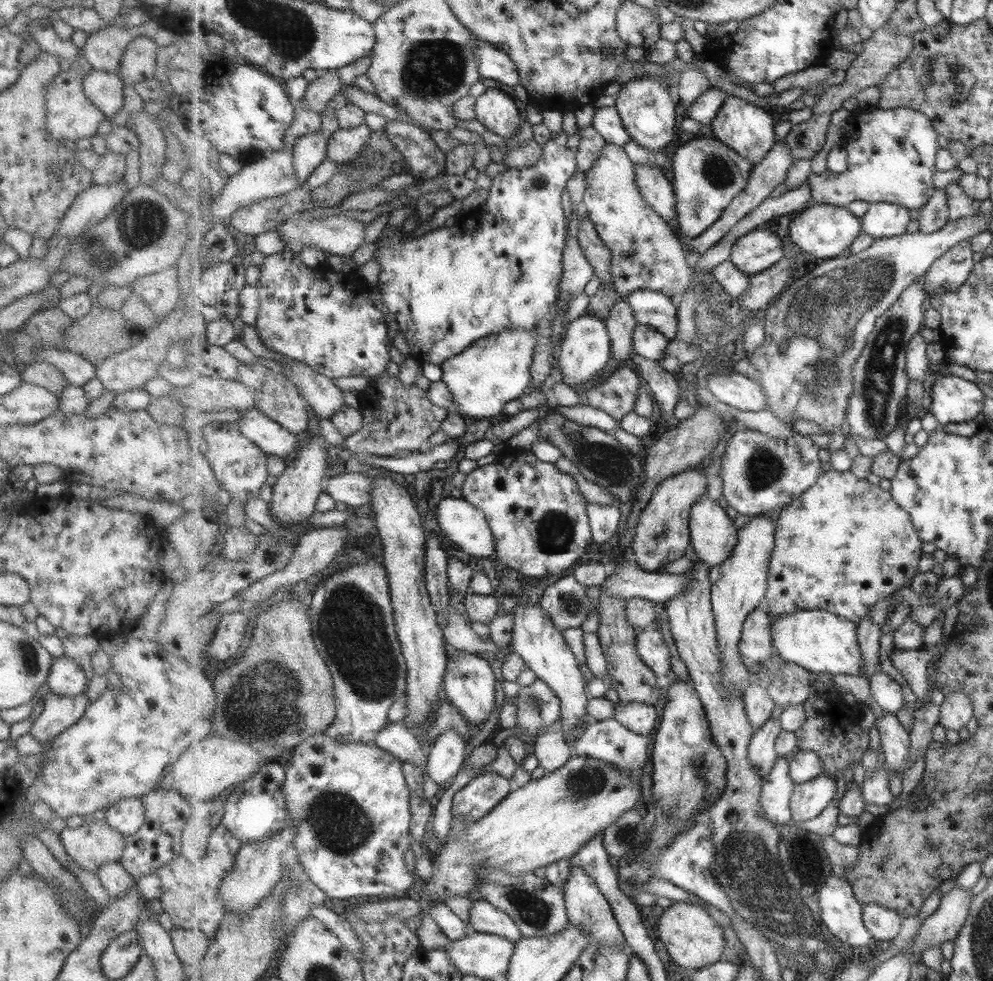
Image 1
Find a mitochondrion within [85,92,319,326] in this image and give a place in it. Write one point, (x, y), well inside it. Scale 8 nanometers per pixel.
(142, 224)

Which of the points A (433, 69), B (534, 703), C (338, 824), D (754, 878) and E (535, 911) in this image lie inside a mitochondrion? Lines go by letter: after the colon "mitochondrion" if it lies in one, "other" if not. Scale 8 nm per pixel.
A: mitochondrion
B: mitochondrion
C: mitochondrion
D: mitochondrion
E: mitochondrion

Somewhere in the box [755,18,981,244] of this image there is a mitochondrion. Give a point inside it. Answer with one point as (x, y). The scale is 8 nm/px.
(937, 78)

